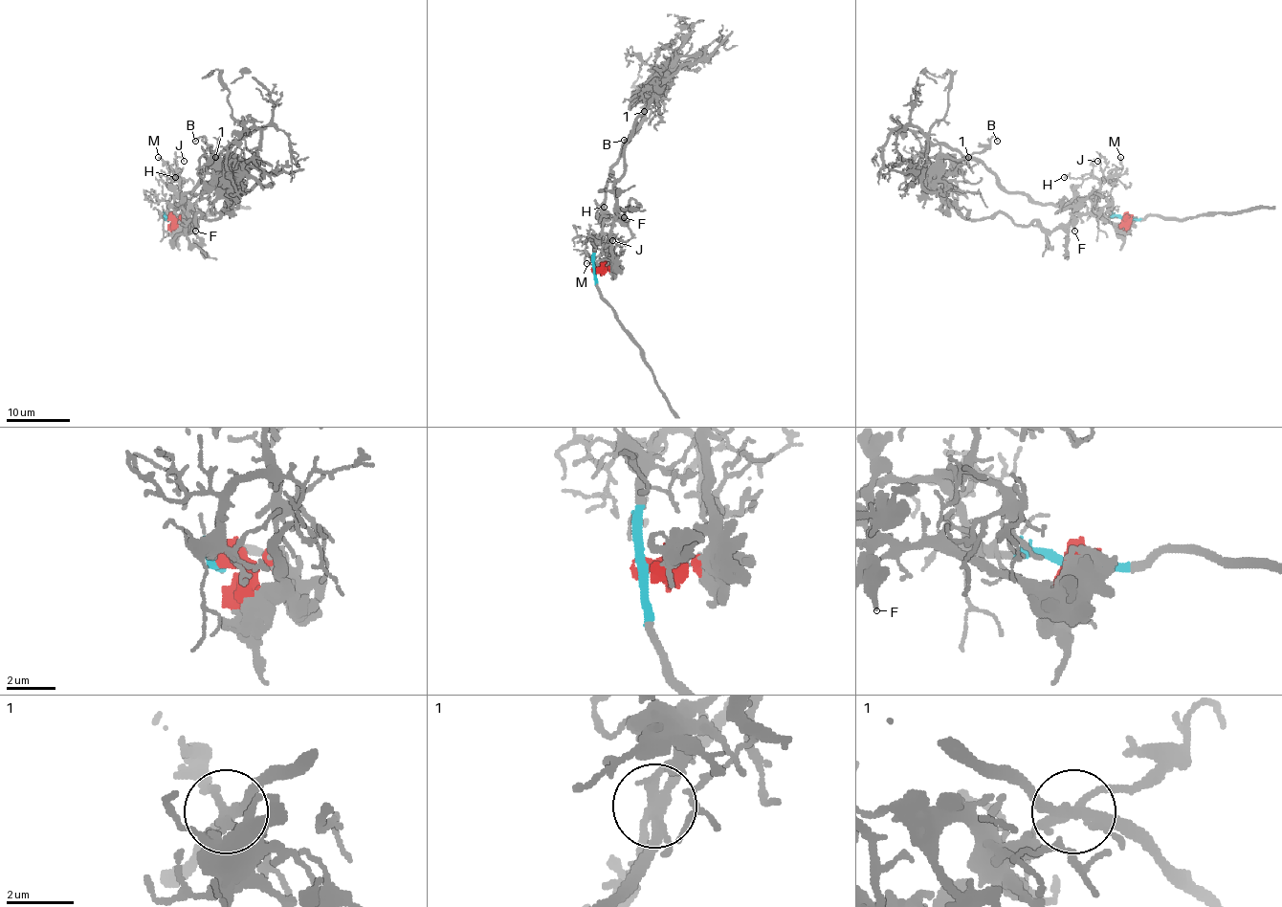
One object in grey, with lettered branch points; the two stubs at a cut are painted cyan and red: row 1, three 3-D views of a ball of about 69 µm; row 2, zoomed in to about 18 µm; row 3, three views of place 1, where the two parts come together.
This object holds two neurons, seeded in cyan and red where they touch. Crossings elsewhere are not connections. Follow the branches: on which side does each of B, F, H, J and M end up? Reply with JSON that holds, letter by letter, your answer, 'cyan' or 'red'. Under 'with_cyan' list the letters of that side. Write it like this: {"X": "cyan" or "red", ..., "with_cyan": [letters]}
{"B": "red", "F": "red", "H": "cyan", "J": "cyan", "M": "cyan", "with_cyan": ["H", "J", "M"]}

